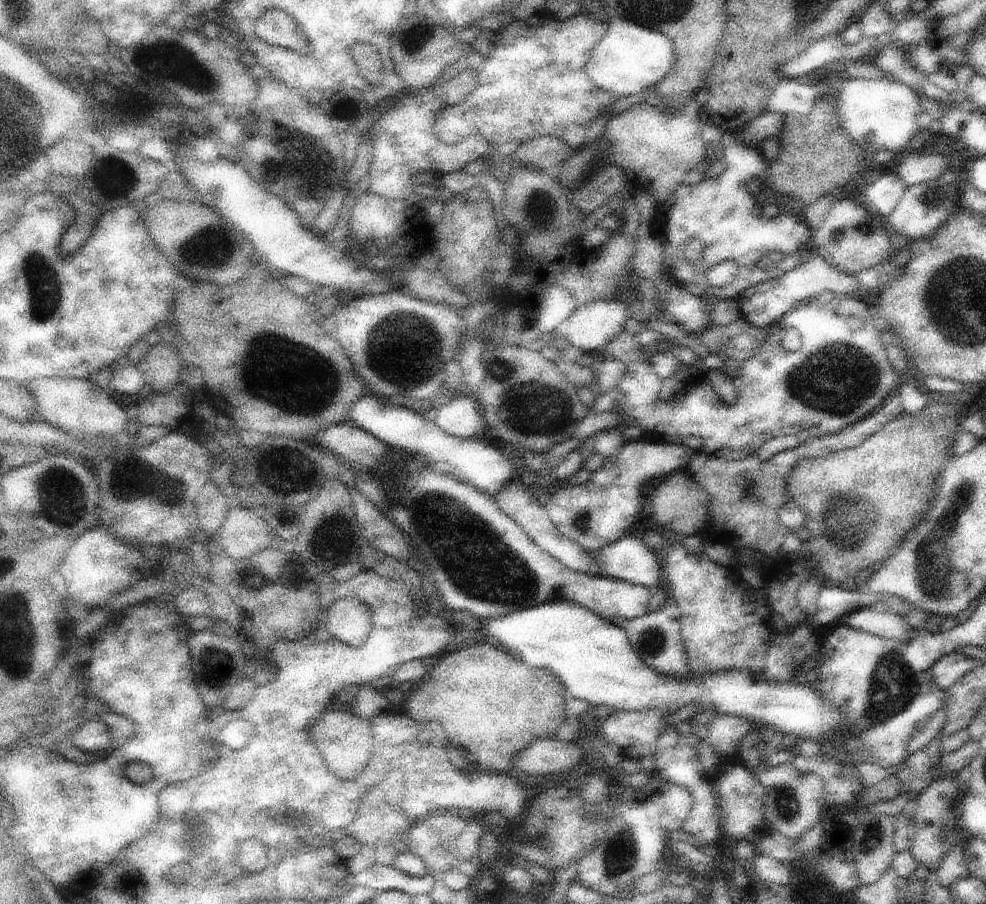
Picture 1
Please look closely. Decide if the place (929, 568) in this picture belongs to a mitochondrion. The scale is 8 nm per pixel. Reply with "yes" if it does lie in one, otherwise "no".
yes

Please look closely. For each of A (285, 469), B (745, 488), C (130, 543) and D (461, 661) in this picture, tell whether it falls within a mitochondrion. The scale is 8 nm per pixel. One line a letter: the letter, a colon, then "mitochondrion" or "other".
A: mitochondrion
B: mitochondrion
C: other
D: other

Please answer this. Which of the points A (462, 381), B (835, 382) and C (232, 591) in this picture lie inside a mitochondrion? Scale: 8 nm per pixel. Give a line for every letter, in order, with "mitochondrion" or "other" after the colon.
A: other
B: mitochondrion
C: other

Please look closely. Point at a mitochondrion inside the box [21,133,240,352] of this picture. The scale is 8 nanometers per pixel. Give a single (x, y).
(113, 179)

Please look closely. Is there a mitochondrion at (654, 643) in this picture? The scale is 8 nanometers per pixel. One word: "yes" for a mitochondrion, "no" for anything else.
yes

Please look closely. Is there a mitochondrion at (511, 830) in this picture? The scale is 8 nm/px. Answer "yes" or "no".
no

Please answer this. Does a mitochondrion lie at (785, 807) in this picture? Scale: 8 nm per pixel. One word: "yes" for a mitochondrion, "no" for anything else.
yes

